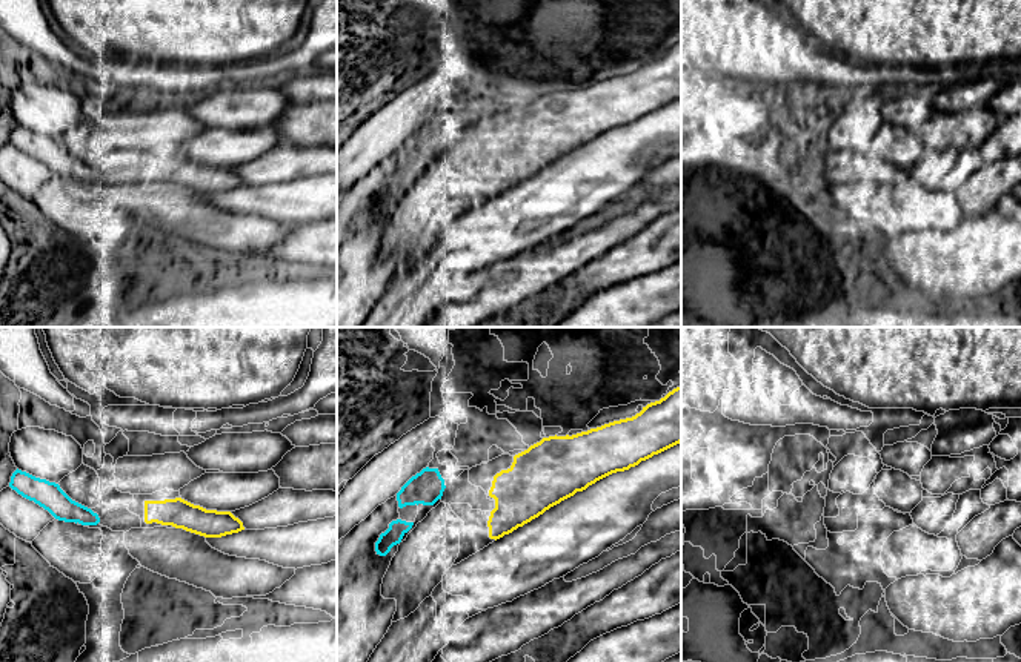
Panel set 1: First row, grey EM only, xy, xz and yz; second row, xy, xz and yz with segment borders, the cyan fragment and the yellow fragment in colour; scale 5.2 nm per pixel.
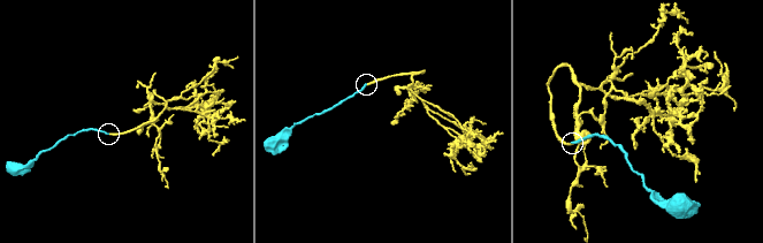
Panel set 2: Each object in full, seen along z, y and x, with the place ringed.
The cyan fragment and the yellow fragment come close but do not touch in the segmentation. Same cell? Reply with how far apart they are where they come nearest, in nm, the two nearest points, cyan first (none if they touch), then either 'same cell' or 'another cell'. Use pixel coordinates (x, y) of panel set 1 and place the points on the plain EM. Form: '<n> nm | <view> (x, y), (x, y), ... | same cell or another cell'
240 nm | xz (445, 143), (489, 146) | same cell

